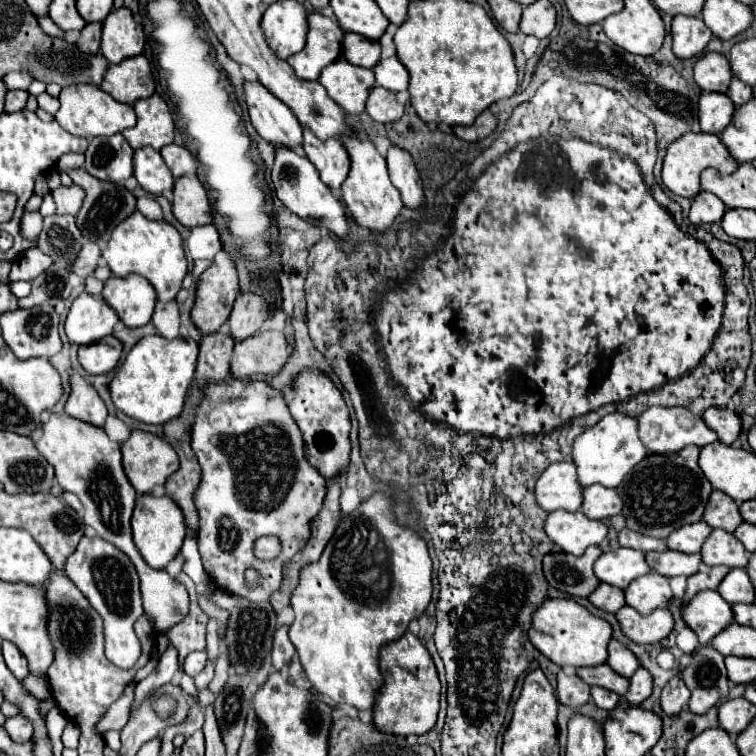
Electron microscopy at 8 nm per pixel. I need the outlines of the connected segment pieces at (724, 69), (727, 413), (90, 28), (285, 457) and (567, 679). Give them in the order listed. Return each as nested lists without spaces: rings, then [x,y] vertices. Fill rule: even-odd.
[[[718,52],[704,54],[694,64],[694,80],[704,92],[726,92],[732,80],[728,58]]]
[[[712,406],[704,412],[704,422],[718,434],[718,440],[724,444],[734,444],[742,432],[742,420],[734,410]]]
[[[100,22],[86,24],[80,32],[76,48],[84,54],[98,54],[100,52],[100,30],[102,30]]]
[[[228,376],[228,378],[224,378],[224,382],[208,382],[208,386],[202,388],[202,400],[196,406],[194,422],[192,422],[188,434],[190,434],[190,446],[192,446],[192,450],[194,450],[194,454],[196,454],[198,462],[200,462],[200,468],[202,468],[200,486],[196,488],[196,494],[194,494],[194,504],[196,504],[198,518],[200,518],[200,522],[198,522],[198,548],[200,548],[202,564],[206,562],[206,558],[210,558],[210,580],[220,590],[236,594],[236,596],[242,596],[242,598],[252,600],[252,602],[270,600],[272,592],[278,590],[278,586],[280,586],[284,562],[288,562],[308,542],[308,538],[310,538],[310,522],[314,520],[314,516],[322,508],[322,502],[324,502],[324,496],[326,496],[326,482],[324,482],[324,478],[320,478],[320,474],[316,474],[316,468],[310,466],[310,462],[304,456],[304,440],[302,440],[302,434],[300,434],[300,428],[296,426],[294,418],[290,416],[290,410],[288,410],[284,398],[282,398],[282,392],[278,392],[276,388],[272,388],[264,380],[248,380],[248,378],[244,378],[244,382],[240,382],[240,378]],[[260,536],[278,536],[280,544],[282,544],[282,558],[274,558],[274,560],[260,560],[260,558],[256,558],[254,556],[254,542]],[[246,568],[254,568],[260,574],[260,584],[254,590],[248,590],[248,586],[246,586],[246,596],[244,596],[244,570]]]
[[[564,670],[558,672],[558,700],[568,706],[580,706],[590,700],[590,686],[576,674],[568,676]]]

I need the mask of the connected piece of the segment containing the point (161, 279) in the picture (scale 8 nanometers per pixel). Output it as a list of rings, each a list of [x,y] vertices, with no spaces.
[[[138,210],[114,228],[108,248],[102,252],[102,258],[108,262],[110,270],[118,278],[126,278],[130,274],[144,276],[154,286],[158,302],[174,300],[188,272],[188,262],[182,250],[182,238],[178,230],[168,222],[148,220]]]

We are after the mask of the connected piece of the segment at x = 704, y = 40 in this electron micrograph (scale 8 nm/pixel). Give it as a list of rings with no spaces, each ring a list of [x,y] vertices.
[[[680,14],[672,20],[672,40],[674,54],[686,60],[702,54],[706,44],[712,40],[712,32],[702,18]]]

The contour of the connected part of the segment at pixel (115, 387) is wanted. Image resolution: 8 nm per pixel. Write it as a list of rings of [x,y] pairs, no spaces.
[[[144,336],[132,346],[126,360],[118,366],[110,382],[110,396],[114,406],[126,416],[144,424],[164,424],[178,418],[184,408],[184,398],[194,380],[198,358],[198,344],[186,338],[168,340],[164,336]]]

